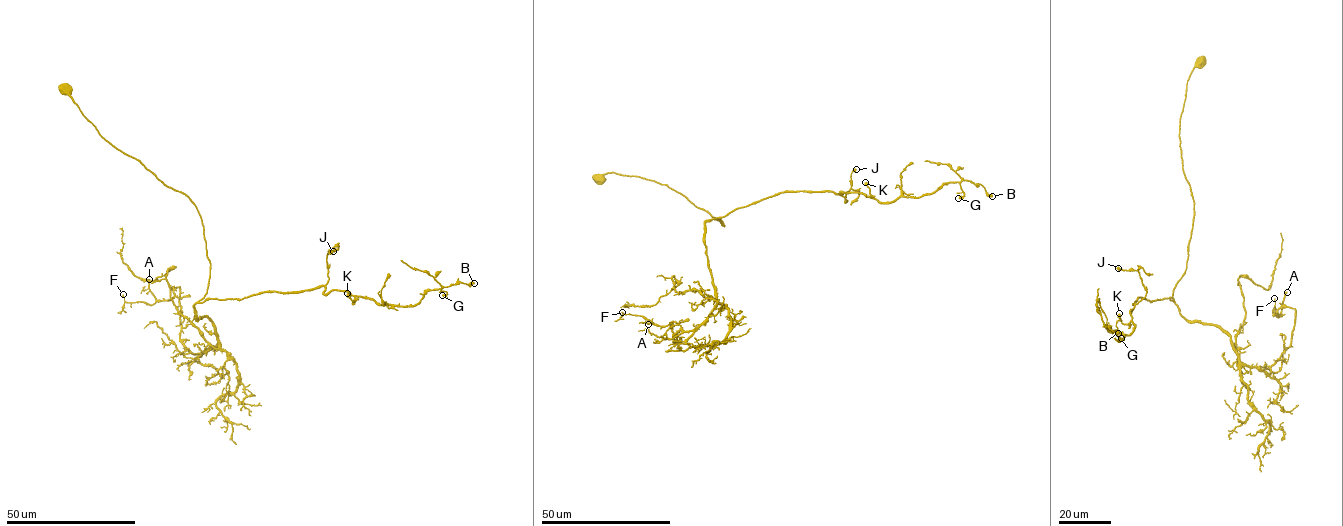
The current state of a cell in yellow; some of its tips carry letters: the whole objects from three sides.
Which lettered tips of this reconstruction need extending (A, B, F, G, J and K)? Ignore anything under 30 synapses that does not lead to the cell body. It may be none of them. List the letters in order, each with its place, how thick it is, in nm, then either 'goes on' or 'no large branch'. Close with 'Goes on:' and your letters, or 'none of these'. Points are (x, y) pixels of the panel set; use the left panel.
A: (149, 279) | 400 nm | no large branch
B: (474, 283) | 400 nm | no large branch
F: (123, 294) | 130 nm | no large branch
G: (442, 295) | 400 nm | no large branch
J: (333, 251) | 480 nm | no large branch
K: (347, 293) | 600 nm | goes on
Goes on: K

